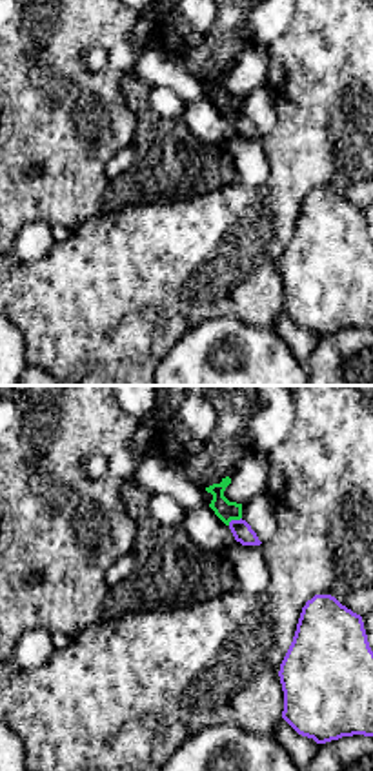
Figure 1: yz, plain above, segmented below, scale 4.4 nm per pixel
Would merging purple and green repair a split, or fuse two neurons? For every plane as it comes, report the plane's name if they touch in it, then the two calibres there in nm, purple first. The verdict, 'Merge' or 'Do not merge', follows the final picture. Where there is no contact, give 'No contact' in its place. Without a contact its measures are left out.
Touches purple in yz. Thickness 90 nm (purple) against 90 nm

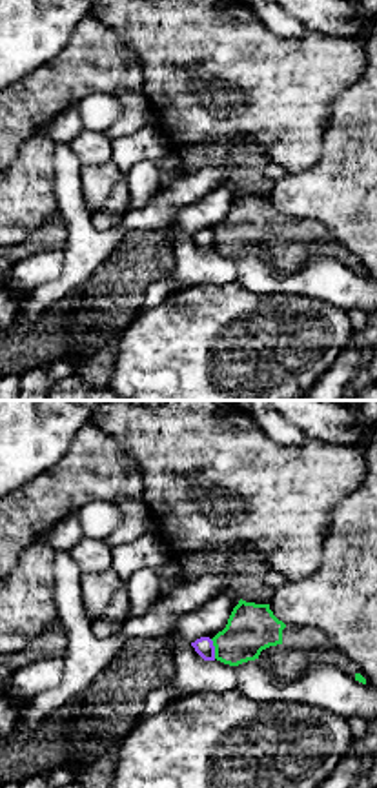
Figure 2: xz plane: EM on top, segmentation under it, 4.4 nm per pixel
Touches purple in xz. Thickness 80 nm (purple) against 220 nm

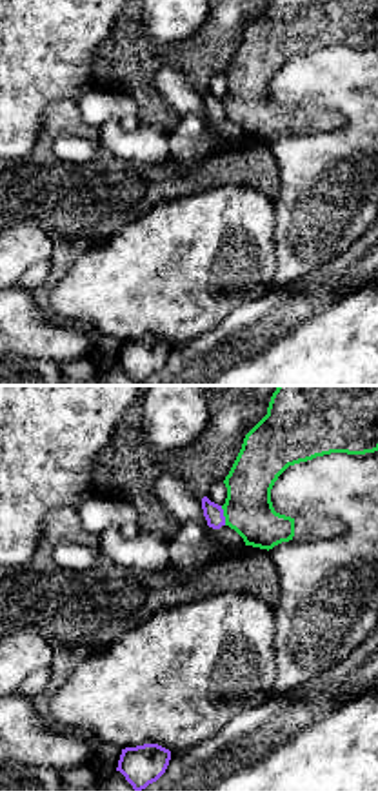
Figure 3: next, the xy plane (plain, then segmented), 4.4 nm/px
Touches purple in xy. Thickness 90 nm (purple) against 220 nm

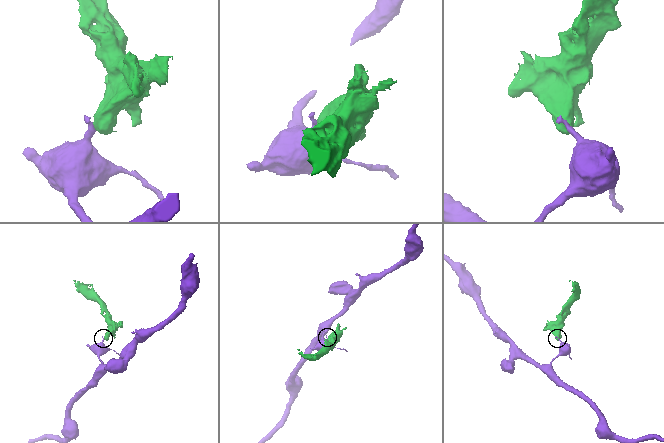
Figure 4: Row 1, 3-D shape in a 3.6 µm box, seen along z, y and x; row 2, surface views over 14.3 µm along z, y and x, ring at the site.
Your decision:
Do not merge

